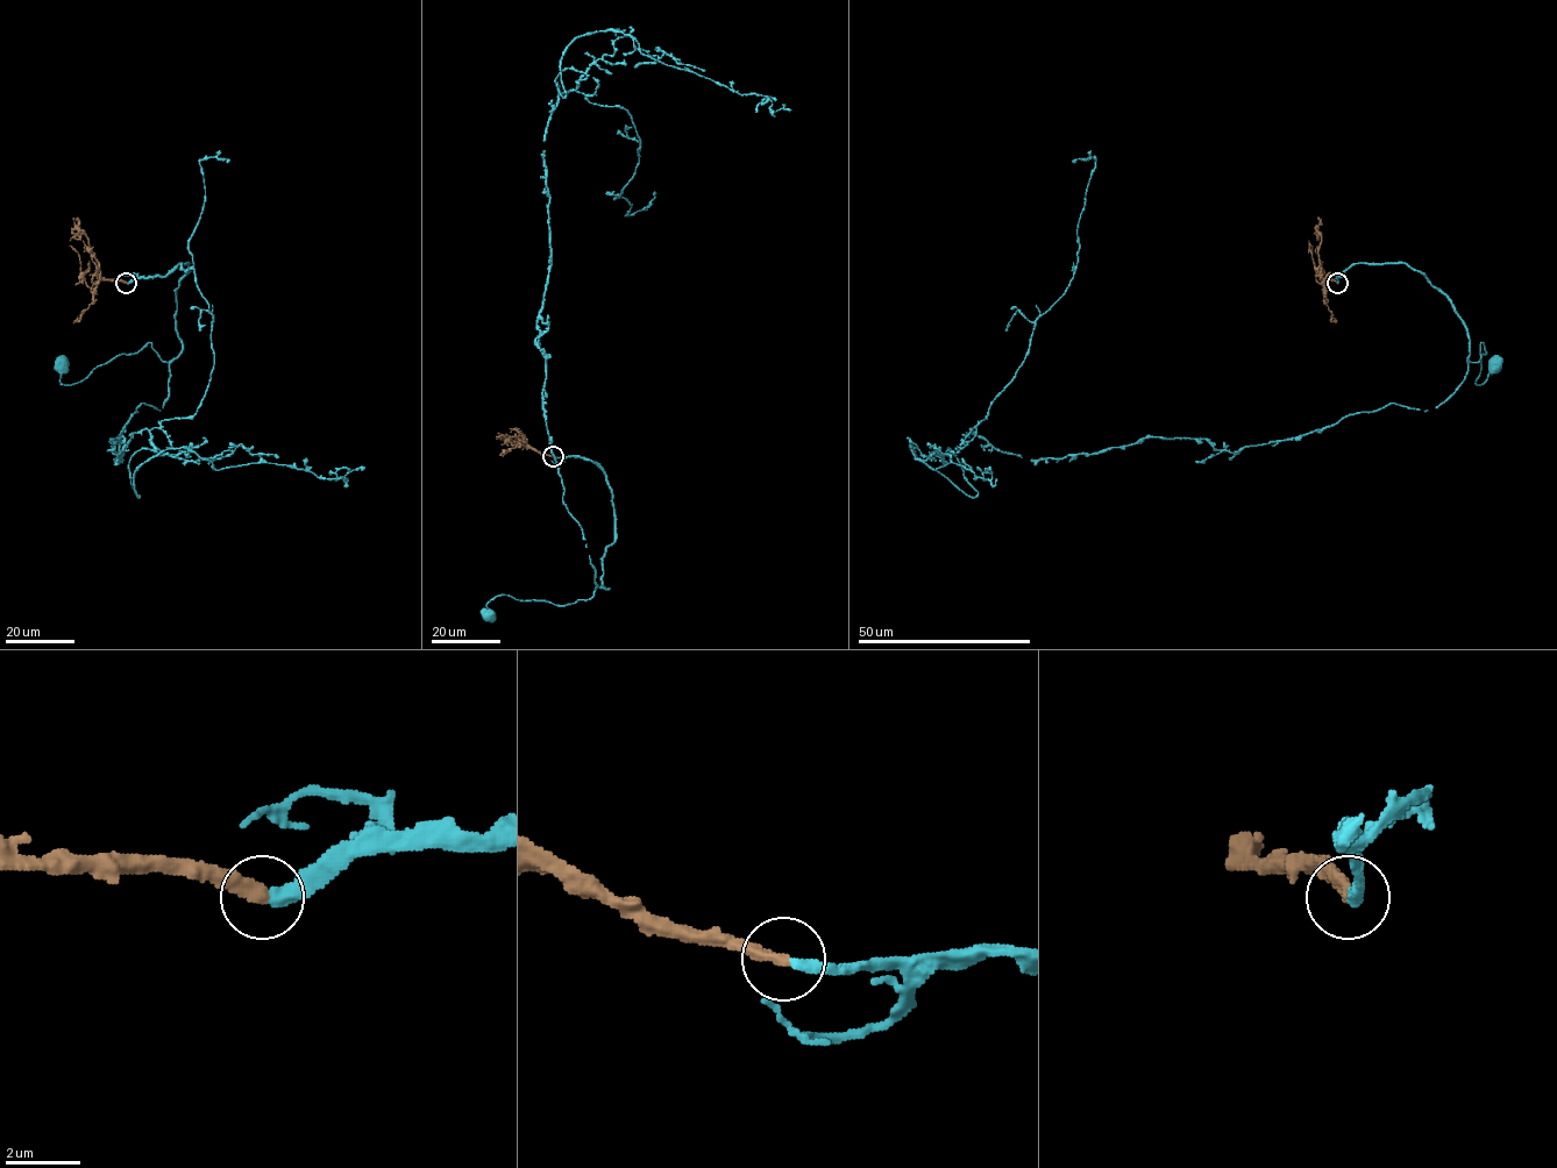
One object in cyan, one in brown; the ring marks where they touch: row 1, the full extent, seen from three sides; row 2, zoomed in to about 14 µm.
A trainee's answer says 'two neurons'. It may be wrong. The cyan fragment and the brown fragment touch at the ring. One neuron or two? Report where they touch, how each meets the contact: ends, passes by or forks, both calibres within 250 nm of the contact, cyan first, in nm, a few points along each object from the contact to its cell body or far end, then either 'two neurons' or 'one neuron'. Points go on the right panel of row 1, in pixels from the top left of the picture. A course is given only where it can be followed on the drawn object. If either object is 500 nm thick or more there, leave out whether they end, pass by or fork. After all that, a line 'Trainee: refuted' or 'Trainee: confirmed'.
(1337, 283) | cyan ends | brown ends | 360/380 nm | cyan via (1336, 283), (1357, 263), (1406, 263), (1445, 296), (1465, 327), (1470, 362), (1483, 343), (1476, 384), (1495, 363) | brown via (1336, 283), (1323, 278), (1317, 218) | one neuron
Trainee: refuted

